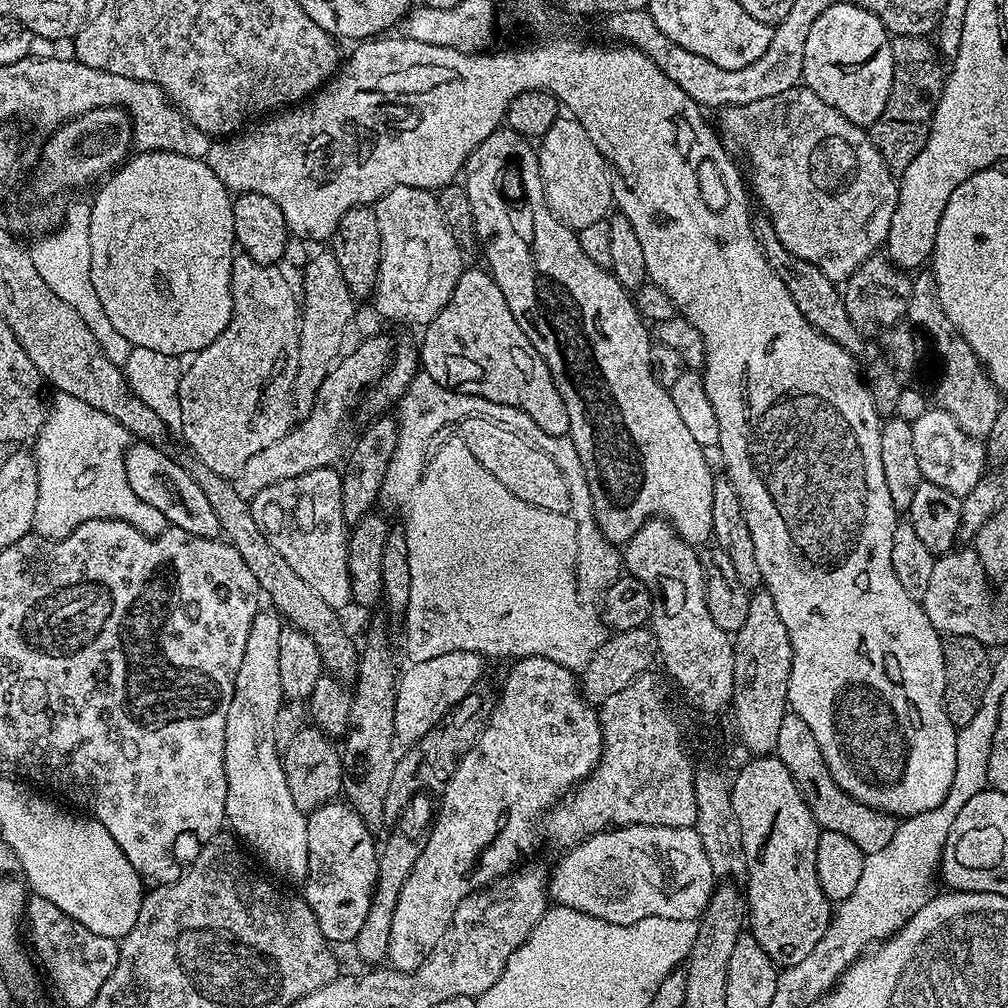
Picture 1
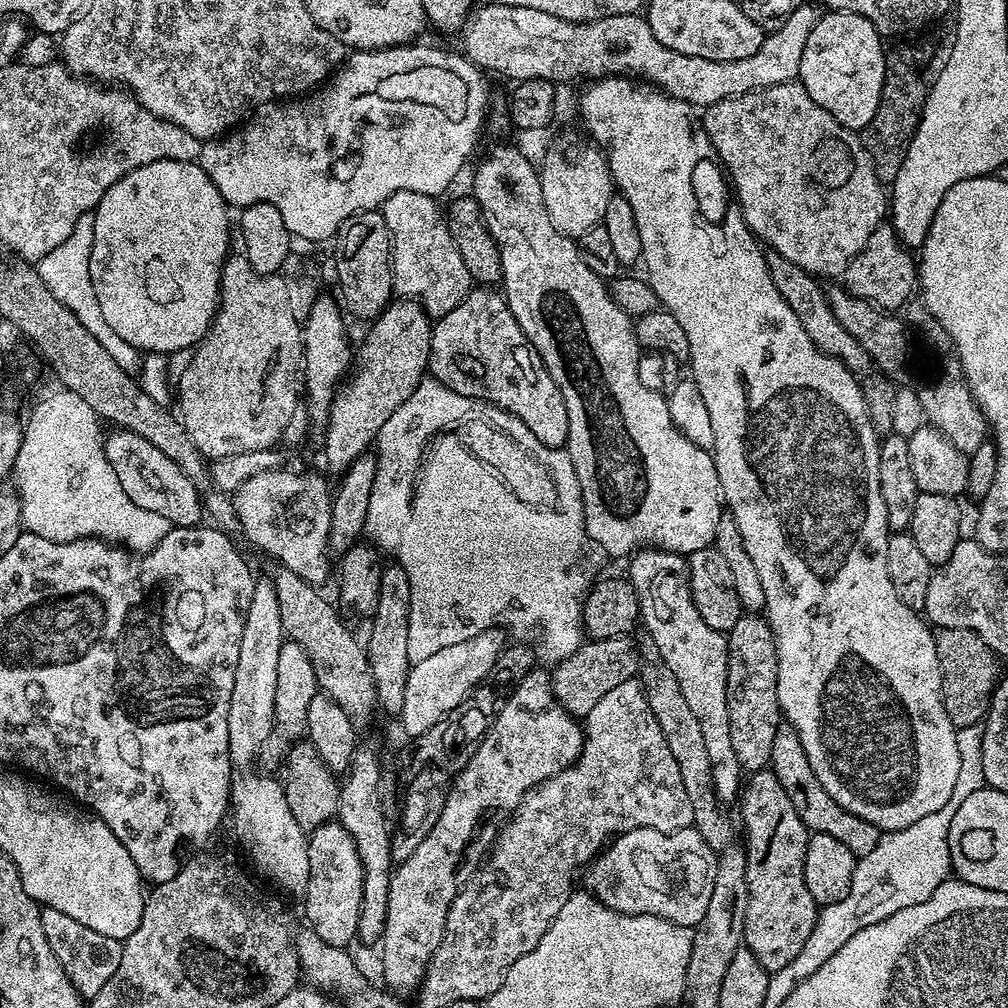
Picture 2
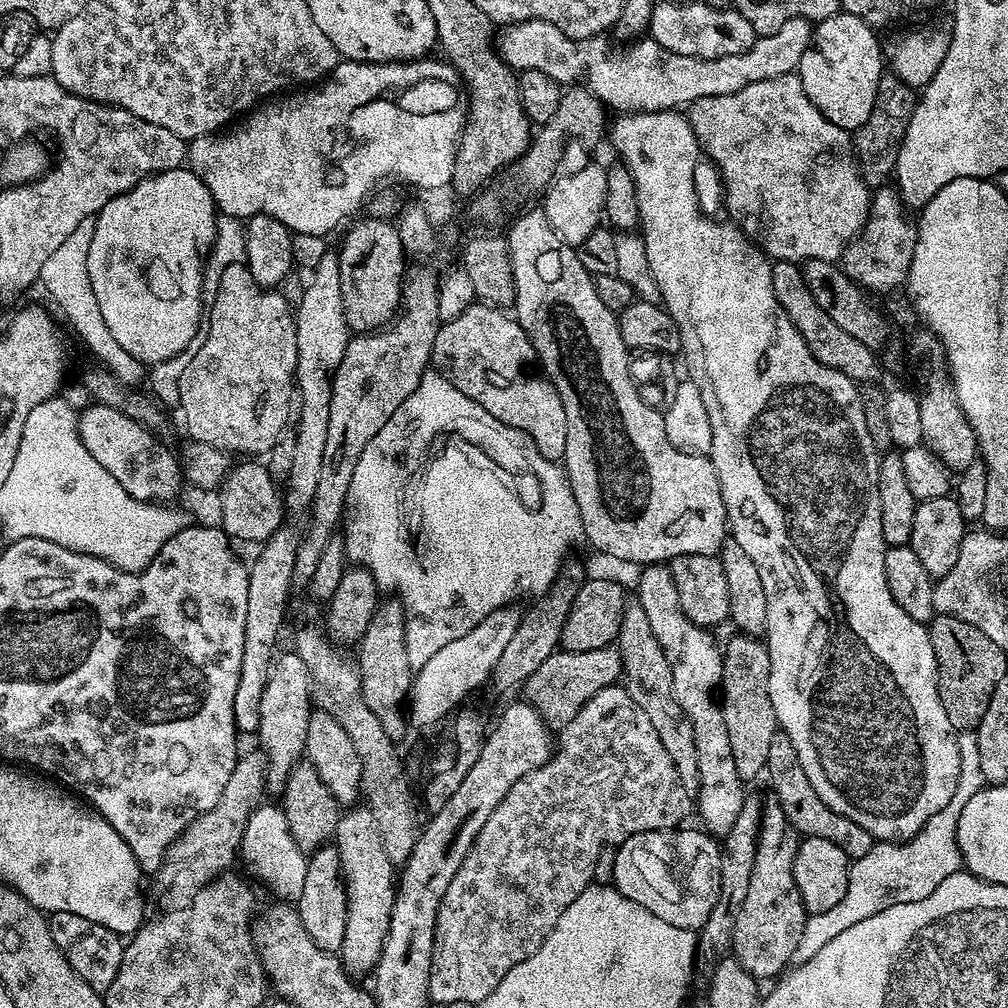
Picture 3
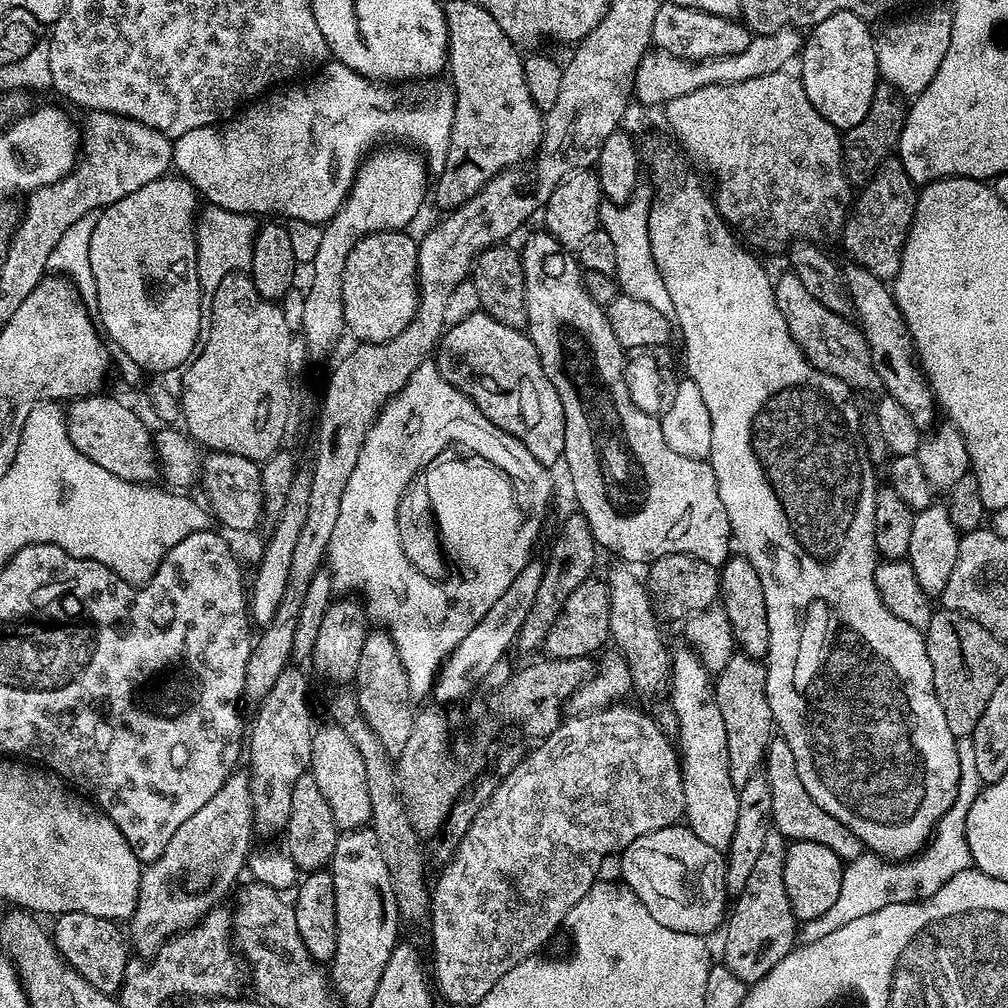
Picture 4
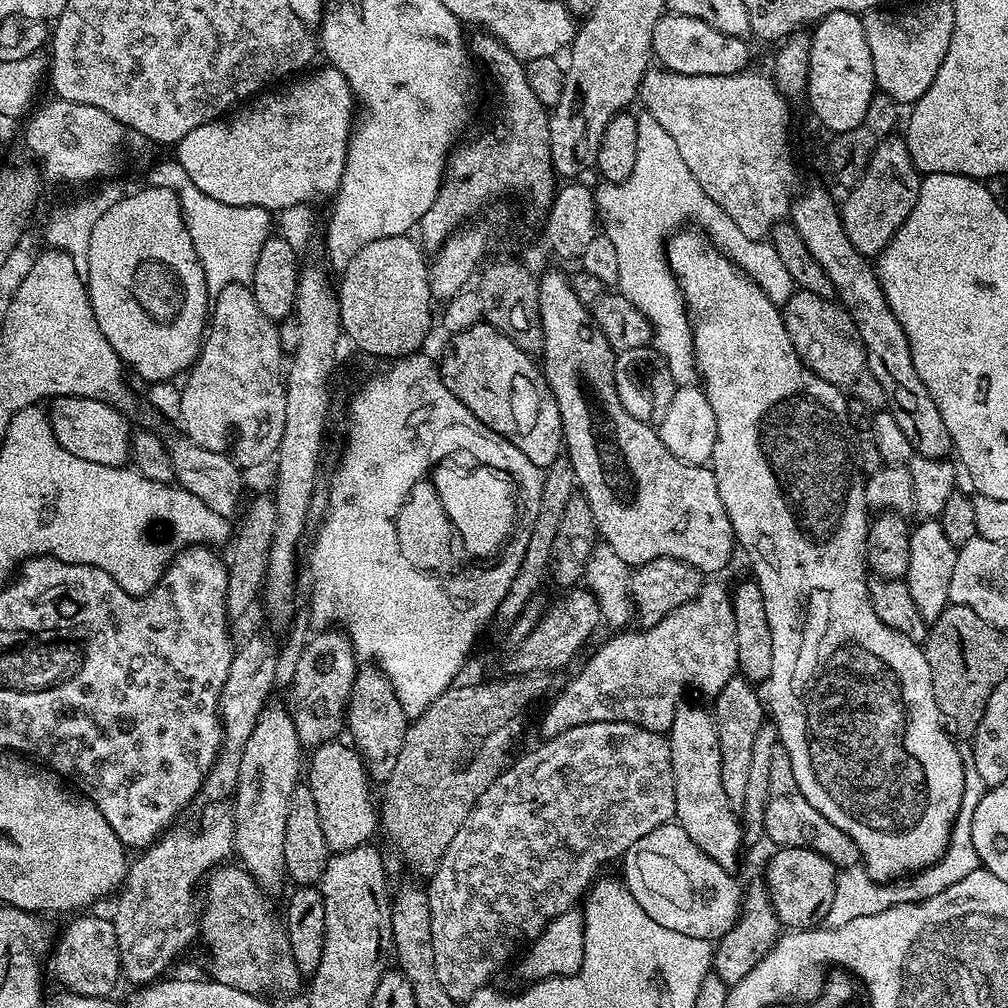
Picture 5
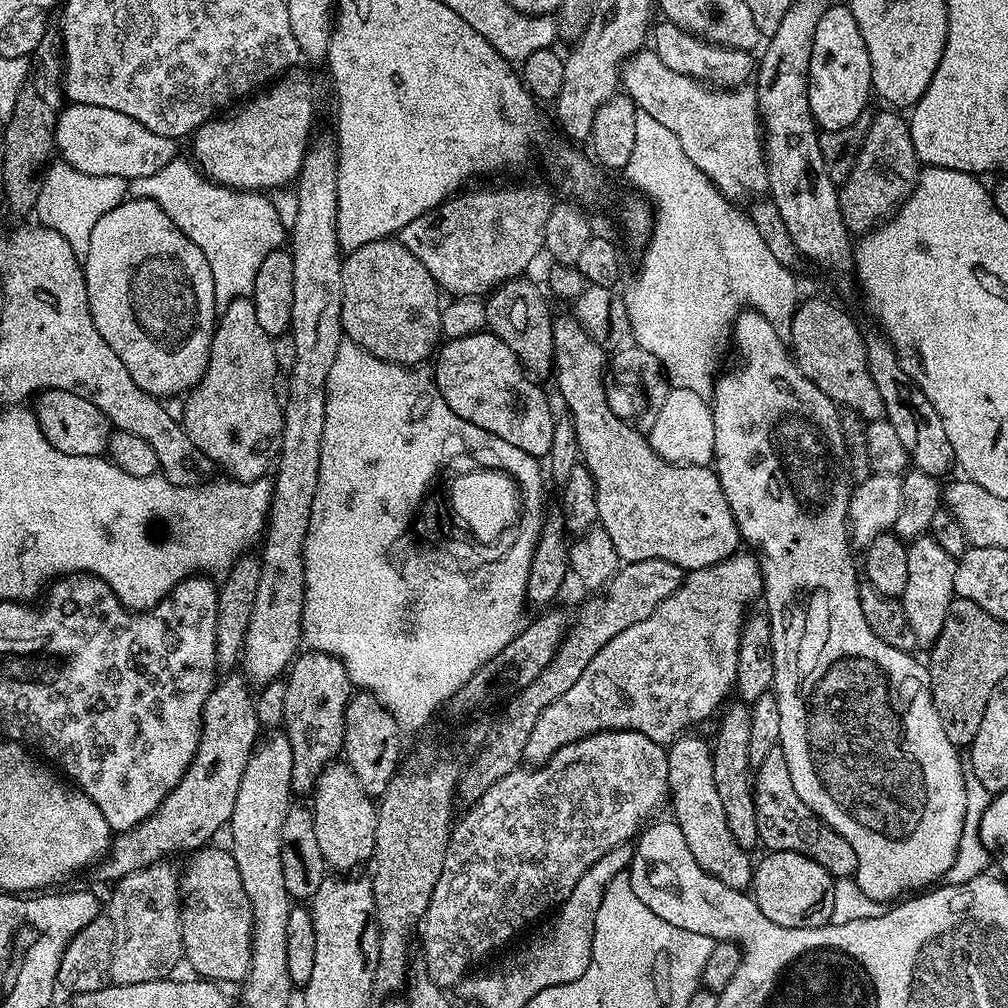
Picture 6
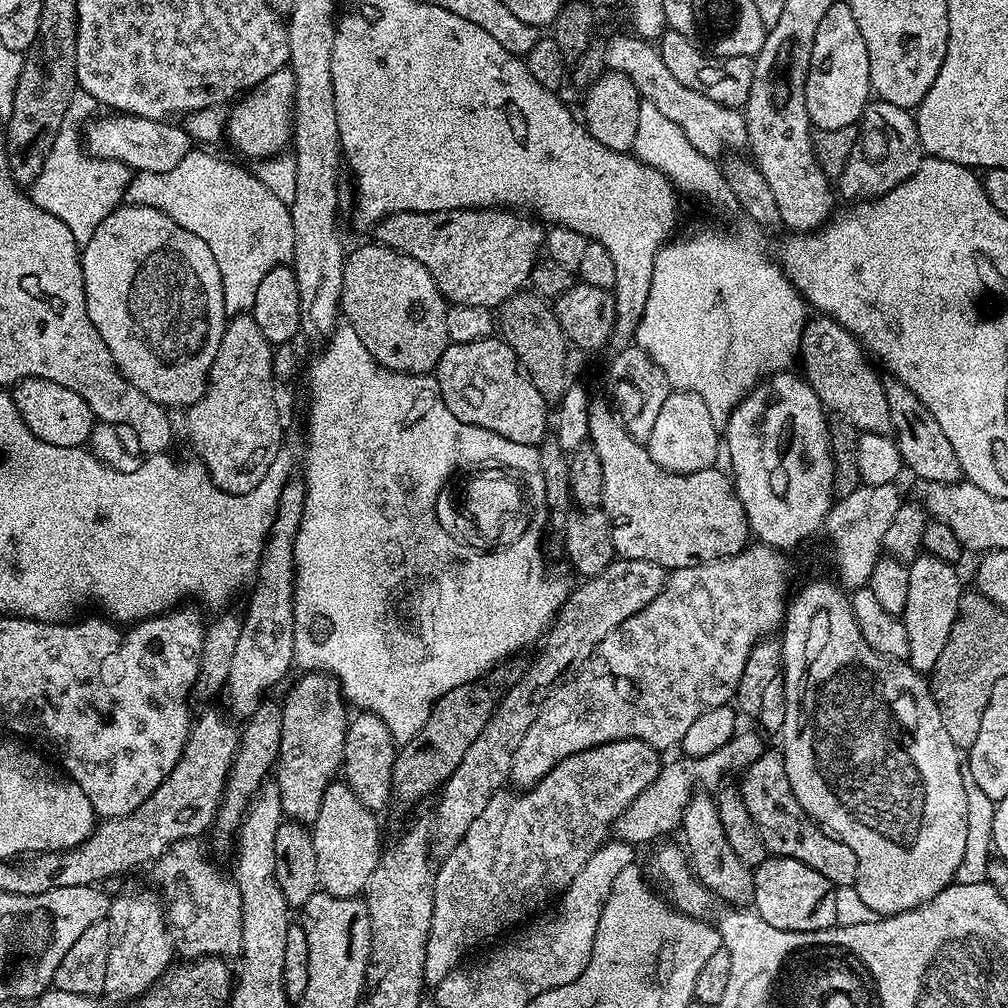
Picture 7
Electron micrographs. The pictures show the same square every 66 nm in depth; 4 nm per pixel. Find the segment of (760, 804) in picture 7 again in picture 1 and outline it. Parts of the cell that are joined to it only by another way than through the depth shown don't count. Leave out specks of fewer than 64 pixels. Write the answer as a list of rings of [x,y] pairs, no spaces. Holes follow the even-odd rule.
[[[788,711],[782,718],[774,754],[794,778],[806,806],[810,806],[810,814],[814,814],[821,830],[850,838],[850,842],[854,842],[854,846],[858,846],[858,850],[862,850],[865,856],[882,850],[890,843],[890,838],[894,838],[897,817],[887,816],[870,806],[862,806],[862,802],[850,798],[850,794],[846,794],[846,790],[834,782],[822,758],[822,750],[818,750],[818,742],[814,742],[814,736],[810,734],[810,726],[806,726],[798,714]]]

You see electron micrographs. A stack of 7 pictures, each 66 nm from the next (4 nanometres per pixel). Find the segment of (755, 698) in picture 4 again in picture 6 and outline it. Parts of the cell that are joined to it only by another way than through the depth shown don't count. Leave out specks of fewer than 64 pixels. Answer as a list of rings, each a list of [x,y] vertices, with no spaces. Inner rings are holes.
[[[743,702],[735,703],[729,703],[719,713],[719,716],[721,715],[720,725],[716,728],[716,740],[714,739],[712,750],[714,782],[718,786],[718,795],[722,802],[722,810],[726,814],[726,822],[730,825],[730,834],[734,834],[734,842],[738,842],[738,846],[742,846],[746,850],[752,850],[752,847],[757,847],[760,844],[758,818],[756,817],[756,793],[754,791],[754,766],[750,762],[752,709]]]

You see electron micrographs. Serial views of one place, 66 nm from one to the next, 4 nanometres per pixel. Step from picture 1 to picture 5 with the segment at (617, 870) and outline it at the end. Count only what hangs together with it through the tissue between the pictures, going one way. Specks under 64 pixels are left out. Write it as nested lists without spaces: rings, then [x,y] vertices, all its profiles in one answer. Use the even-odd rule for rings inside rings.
[[[675,822],[650,830],[646,838],[638,838],[638,842],[624,853],[623,864],[622,879],[630,894],[634,894],[634,902],[638,902],[658,926],[670,928],[692,924],[691,931],[695,936],[715,941],[725,936],[740,917],[742,888],[736,885],[733,873],[698,850],[690,834]]]

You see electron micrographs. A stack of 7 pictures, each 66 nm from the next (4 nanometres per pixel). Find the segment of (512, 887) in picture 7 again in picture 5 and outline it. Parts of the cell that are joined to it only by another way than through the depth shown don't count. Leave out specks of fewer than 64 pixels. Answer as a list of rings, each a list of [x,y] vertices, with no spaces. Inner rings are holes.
[[[621,720],[590,722],[574,726],[543,742],[545,744],[541,748],[518,757],[513,764],[511,761],[500,773],[499,778],[480,795],[478,802],[469,810],[468,816],[462,822],[458,834],[454,834],[454,842],[450,842],[442,862],[436,868],[436,873],[427,881],[430,934],[434,942],[434,966],[438,970],[438,982],[442,982],[442,990],[446,990],[446,994],[450,994],[450,998],[454,1001],[467,1002],[479,988],[485,987],[491,981],[488,979],[512,955],[515,957],[521,950],[527,949],[532,941],[537,940],[551,920],[558,918],[558,914],[569,912],[571,908],[577,907],[578,901],[601,875],[600,867],[607,860],[619,861],[624,853],[630,850],[630,846],[638,842],[638,838],[646,838],[650,830],[658,830],[658,826],[669,823],[676,815],[674,770],[670,766],[670,746],[661,733],[651,732],[642,726]]]

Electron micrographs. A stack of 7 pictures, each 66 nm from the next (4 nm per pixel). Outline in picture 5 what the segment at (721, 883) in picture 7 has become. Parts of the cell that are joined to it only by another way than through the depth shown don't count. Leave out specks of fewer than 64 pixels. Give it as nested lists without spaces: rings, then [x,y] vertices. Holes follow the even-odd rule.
[[[681,703],[674,714],[674,722],[666,739],[670,746],[670,766],[674,770],[674,798],[676,799],[675,823],[680,825],[686,834],[690,834],[694,846],[702,850],[718,866],[729,870],[735,869],[740,860],[742,849],[742,821],[737,809],[730,806],[730,798],[726,798],[726,789],[722,787],[722,750],[718,744],[716,717],[711,711],[699,708],[696,704]]]

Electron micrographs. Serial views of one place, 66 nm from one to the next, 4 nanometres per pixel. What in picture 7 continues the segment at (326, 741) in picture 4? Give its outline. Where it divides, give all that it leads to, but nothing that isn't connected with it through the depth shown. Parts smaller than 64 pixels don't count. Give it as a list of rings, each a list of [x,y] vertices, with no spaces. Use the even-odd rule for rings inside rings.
[[[334,782],[324,791],[322,798],[322,810],[318,812],[318,818],[310,826],[312,841],[314,842],[314,854],[318,857],[318,878],[320,888],[329,892],[332,896],[350,898],[359,897],[365,891],[374,874],[374,870],[380,861],[382,843],[380,844],[380,824],[377,813],[371,812],[362,802],[358,802],[358,794],[350,790],[350,786],[343,782]]]

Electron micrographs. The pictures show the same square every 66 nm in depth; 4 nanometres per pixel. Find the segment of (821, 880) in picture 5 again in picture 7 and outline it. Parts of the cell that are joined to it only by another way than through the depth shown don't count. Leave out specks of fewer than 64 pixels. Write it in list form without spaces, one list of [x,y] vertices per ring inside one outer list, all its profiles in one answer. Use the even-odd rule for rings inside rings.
[[[769,854],[753,871],[756,898],[754,910],[770,926],[791,932],[817,932],[837,927],[834,898],[836,888],[818,870],[810,870],[798,858]]]

